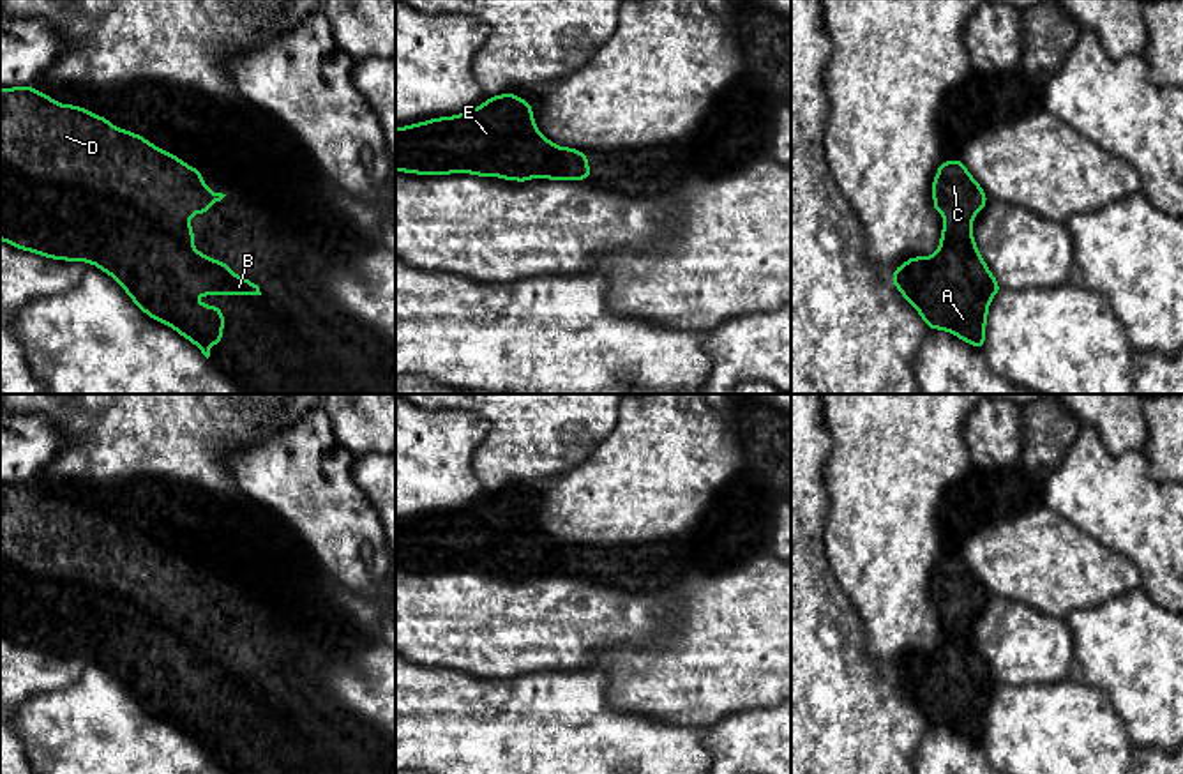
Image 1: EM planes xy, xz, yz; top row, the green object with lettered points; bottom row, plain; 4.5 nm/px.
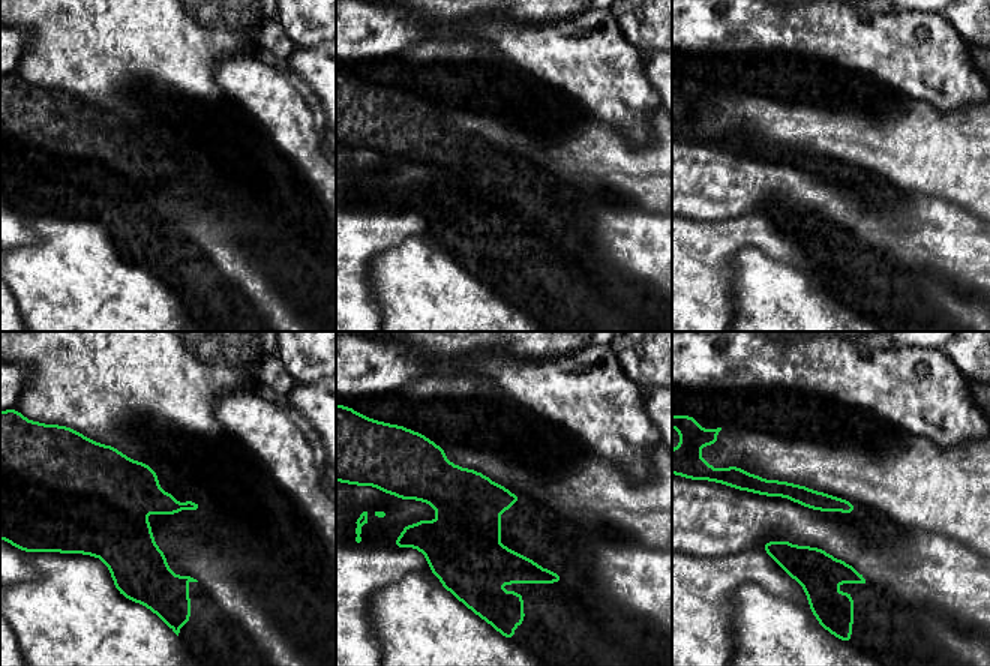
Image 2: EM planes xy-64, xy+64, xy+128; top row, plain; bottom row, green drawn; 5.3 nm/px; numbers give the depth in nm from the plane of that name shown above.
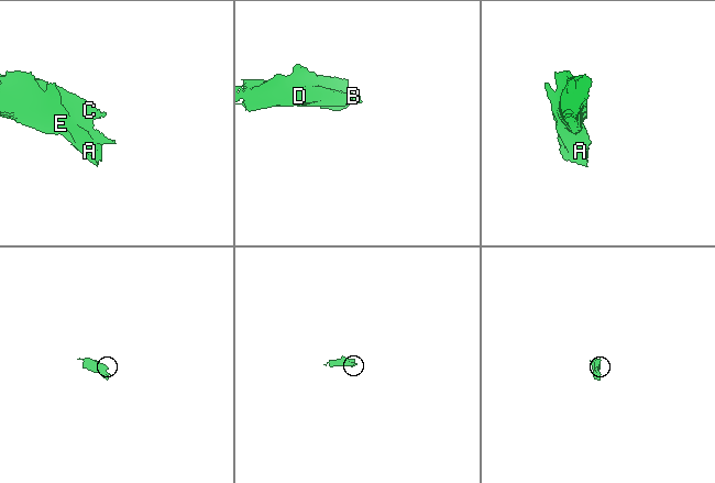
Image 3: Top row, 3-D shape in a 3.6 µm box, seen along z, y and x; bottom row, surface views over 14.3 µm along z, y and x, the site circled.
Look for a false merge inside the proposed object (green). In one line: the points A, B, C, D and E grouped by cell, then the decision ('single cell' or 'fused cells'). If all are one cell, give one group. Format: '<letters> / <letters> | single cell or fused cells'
A B / C D E | fused cells

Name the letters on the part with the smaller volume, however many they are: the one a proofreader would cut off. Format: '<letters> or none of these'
A, B

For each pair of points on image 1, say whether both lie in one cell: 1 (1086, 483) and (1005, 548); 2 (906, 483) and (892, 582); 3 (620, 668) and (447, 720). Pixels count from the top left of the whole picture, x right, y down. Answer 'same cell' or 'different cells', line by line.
1: different cells
2: same cell
3: different cells

